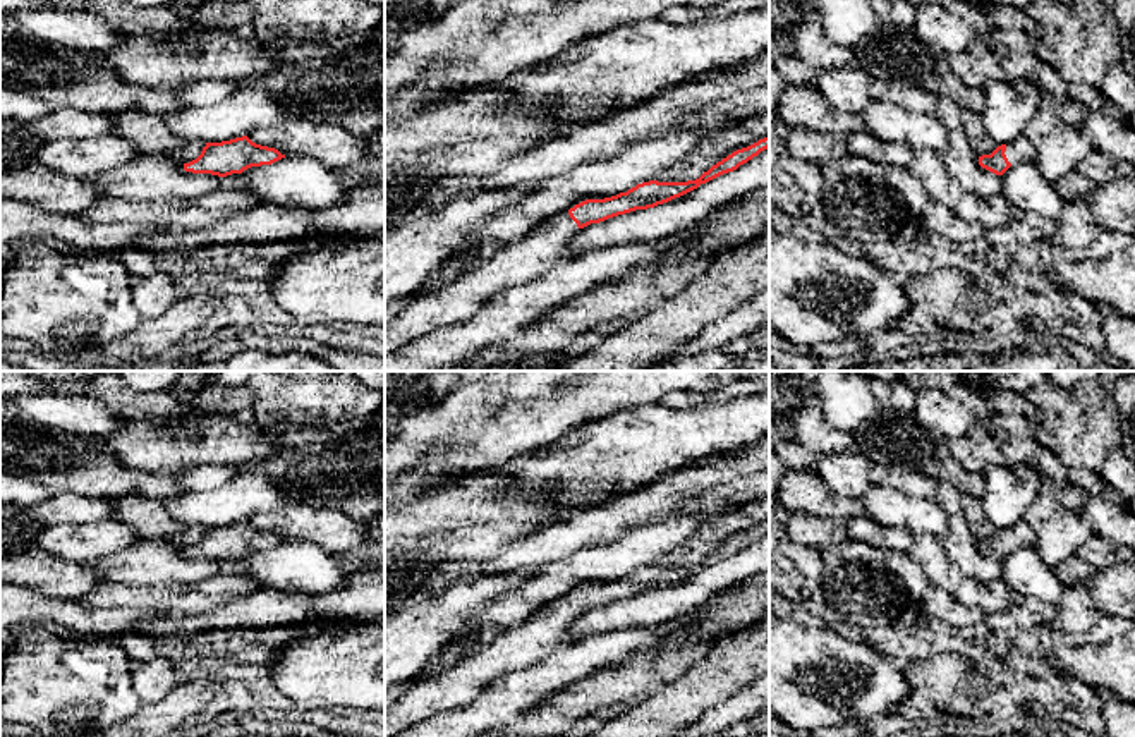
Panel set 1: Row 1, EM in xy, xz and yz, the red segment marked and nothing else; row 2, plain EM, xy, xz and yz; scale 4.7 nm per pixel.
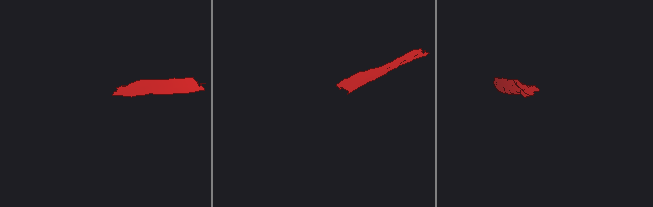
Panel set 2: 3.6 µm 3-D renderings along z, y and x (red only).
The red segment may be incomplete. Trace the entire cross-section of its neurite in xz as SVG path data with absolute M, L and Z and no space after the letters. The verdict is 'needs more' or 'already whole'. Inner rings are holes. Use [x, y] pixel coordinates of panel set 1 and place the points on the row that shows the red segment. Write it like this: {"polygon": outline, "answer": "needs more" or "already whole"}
{"polygon": "M769 136L733 151L695 180L649 180L611 198L575 204L553 218L548 228L532 228L522 241L500 249L457 282L429 292L419 289L405 309L385 325L385 354L443 325L470 318L484 301L513 285L536 280L561 261L572 259L568 247L584 227L680 198L701 184L737 170L768 148Z", "answer": "needs more"}

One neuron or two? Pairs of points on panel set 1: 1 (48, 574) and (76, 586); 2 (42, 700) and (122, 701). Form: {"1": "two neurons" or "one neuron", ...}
{"1": "one neuron", "2": "one neuron"}

